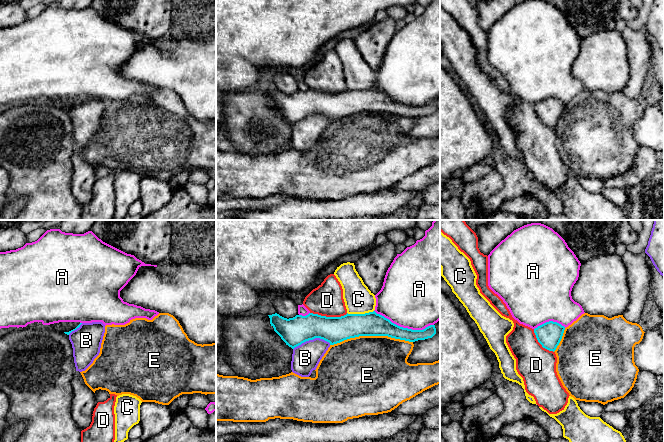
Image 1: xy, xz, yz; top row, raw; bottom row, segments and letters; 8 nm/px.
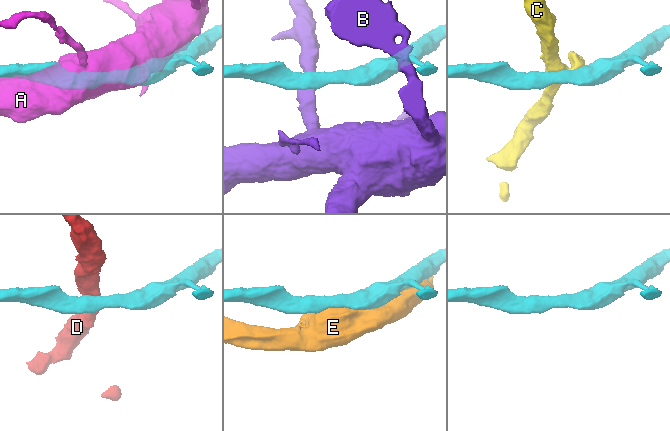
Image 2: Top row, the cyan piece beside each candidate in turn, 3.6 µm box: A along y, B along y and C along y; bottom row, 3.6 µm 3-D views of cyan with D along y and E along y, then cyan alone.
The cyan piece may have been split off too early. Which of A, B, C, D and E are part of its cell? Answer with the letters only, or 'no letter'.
E

